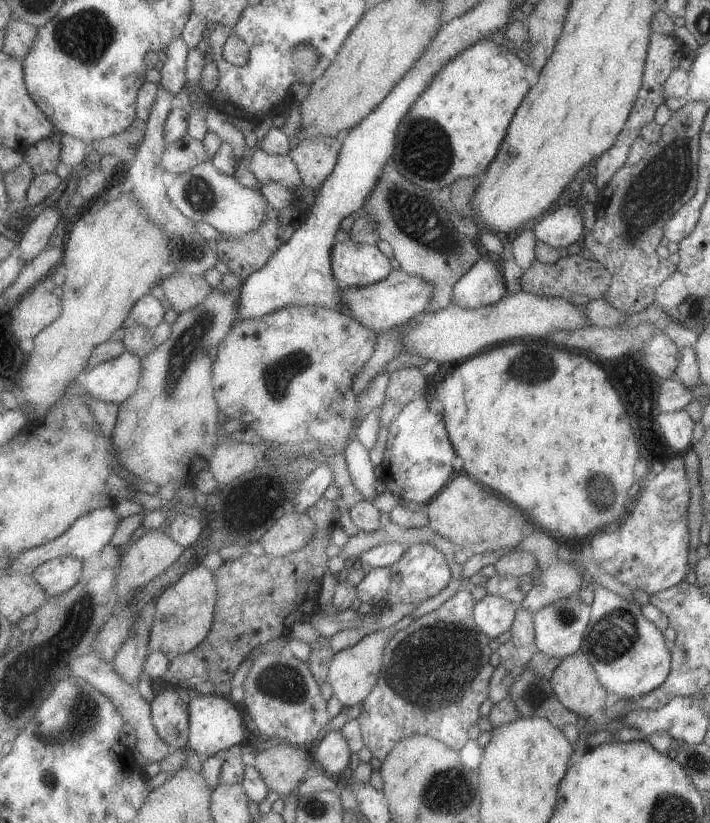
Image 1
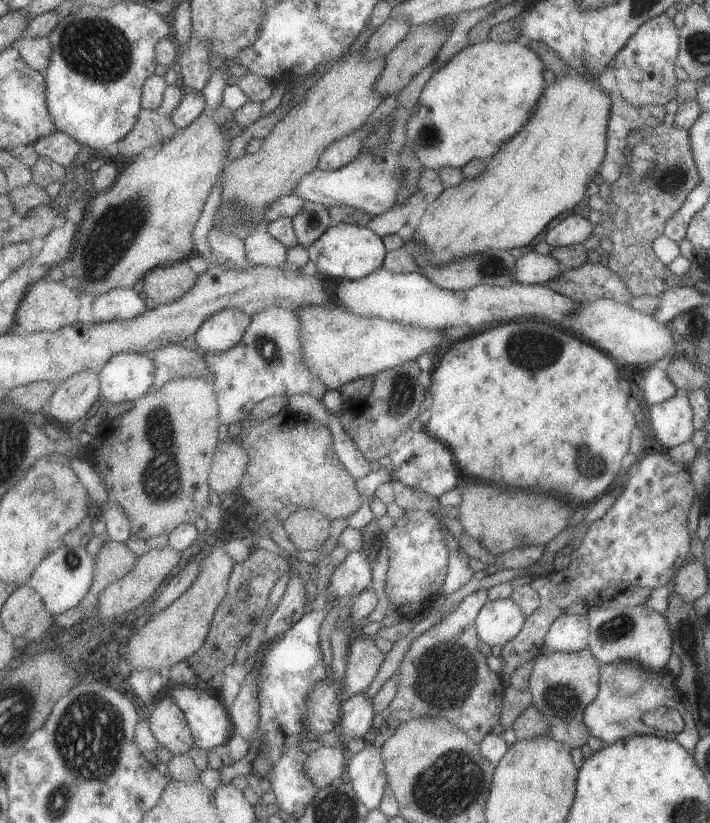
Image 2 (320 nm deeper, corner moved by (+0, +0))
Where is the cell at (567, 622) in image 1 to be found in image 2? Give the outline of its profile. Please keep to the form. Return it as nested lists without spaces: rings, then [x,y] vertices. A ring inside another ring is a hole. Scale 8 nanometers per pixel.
[[[557,616],[547,628],[542,650],[551,652],[578,652],[586,649],[588,636],[587,616]]]

